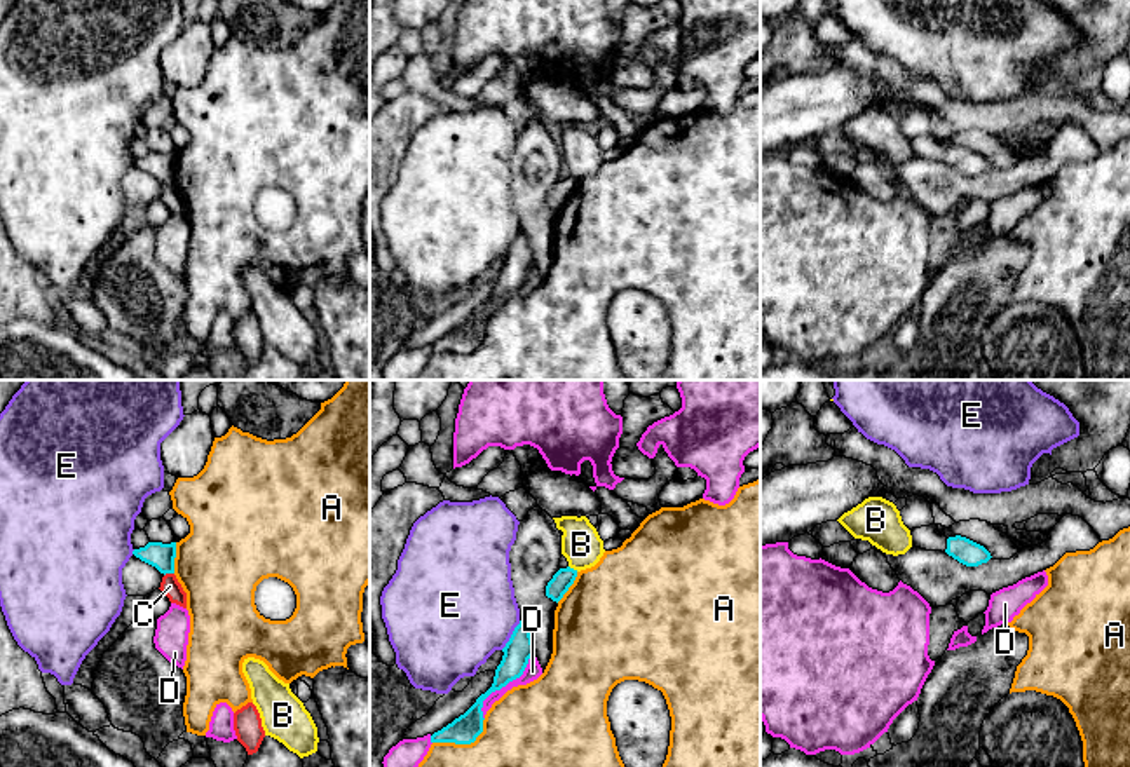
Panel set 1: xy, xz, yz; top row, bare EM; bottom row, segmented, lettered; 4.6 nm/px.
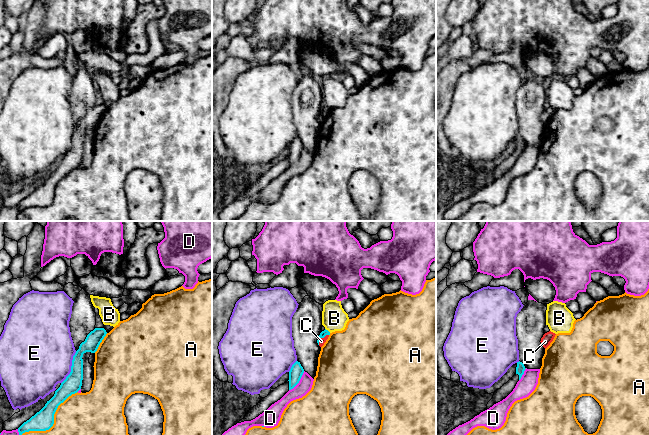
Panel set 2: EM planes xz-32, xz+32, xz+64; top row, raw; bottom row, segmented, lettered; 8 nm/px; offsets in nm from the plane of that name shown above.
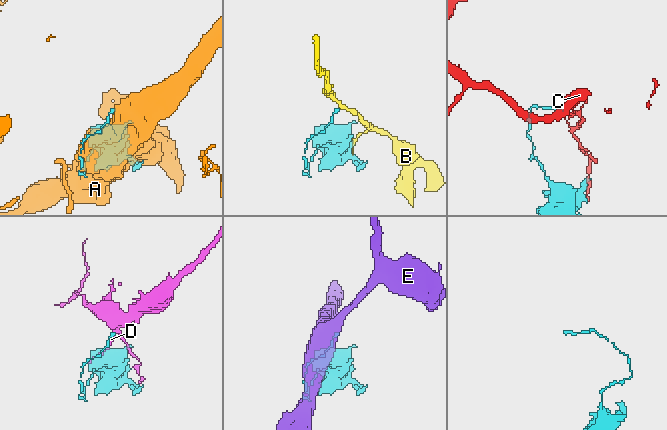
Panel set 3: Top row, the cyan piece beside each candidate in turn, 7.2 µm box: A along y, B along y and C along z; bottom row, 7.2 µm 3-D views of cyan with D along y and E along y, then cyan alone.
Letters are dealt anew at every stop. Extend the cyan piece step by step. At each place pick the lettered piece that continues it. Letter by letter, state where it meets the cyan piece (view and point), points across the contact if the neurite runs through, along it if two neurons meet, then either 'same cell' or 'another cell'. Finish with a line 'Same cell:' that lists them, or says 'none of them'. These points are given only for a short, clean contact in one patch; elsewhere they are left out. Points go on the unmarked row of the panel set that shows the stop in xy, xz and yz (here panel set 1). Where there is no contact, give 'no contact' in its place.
A: contact xz (464, 352); another cell
B: contact xz (572, 178); border xz (569, 175), (578, 180); another cell
C: contact xy (168, 182); another cell
D: contact xz (503, 295); another cell
E: contact xz (511, 244); another cell
Same cell: none of them

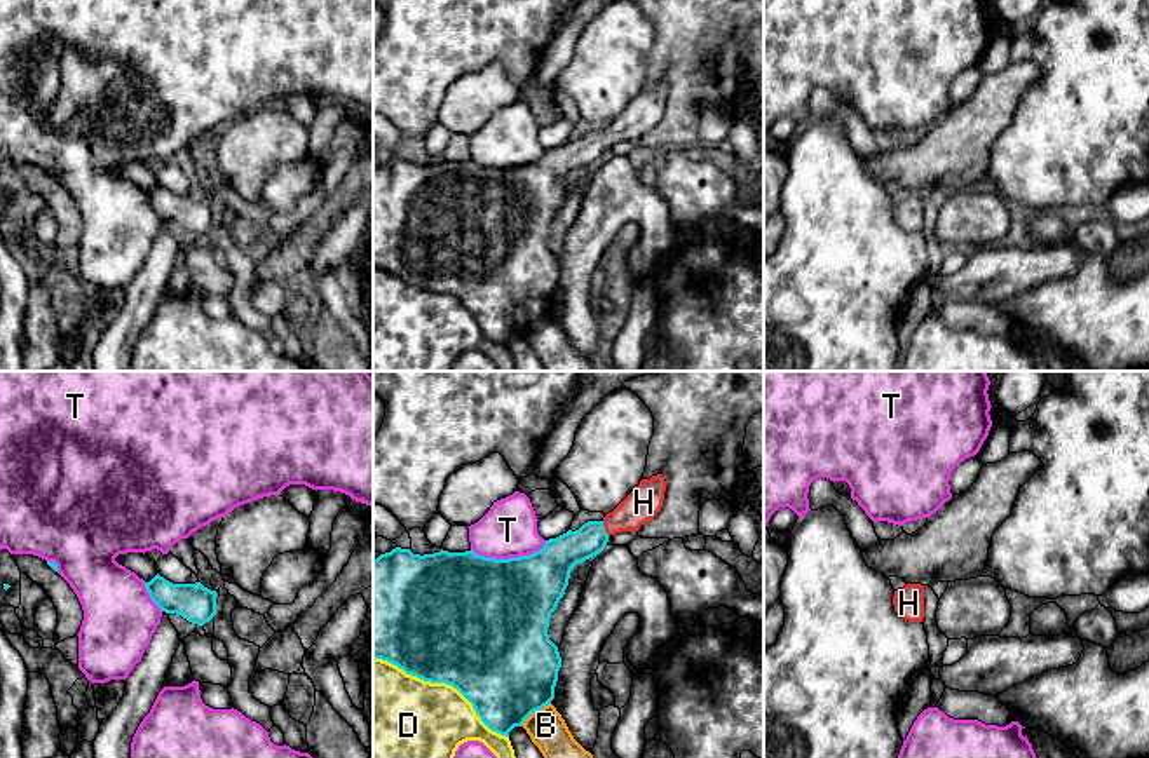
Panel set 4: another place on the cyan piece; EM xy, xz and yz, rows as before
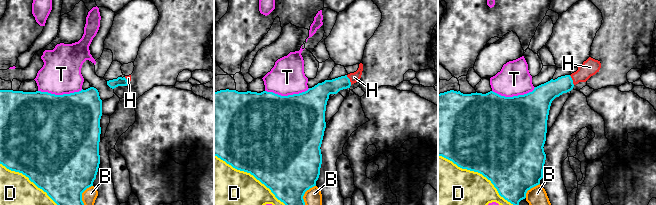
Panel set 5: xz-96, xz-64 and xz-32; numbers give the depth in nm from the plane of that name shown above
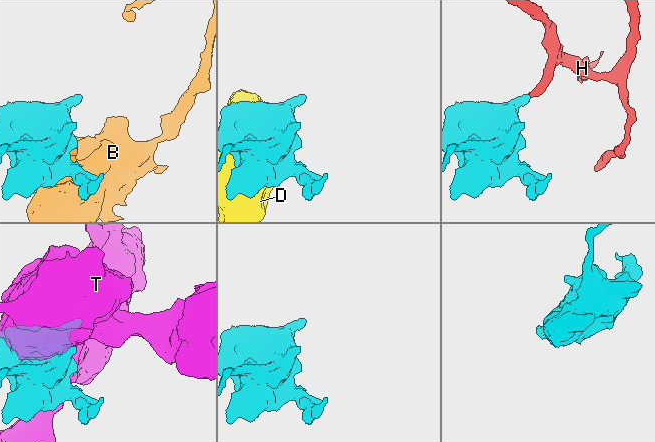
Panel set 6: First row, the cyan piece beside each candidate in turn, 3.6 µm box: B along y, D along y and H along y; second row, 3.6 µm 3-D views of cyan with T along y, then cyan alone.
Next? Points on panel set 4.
B: contact xz (534, 321); another cell
D: contact xz (443, 291); another cell
H: contact xz (604, 138); way xz (558, 166), (586, 152), (604, 138), (628, 126), (644, 112); same cell
T: contact xz (509, 168); another cell
Same cell: H

